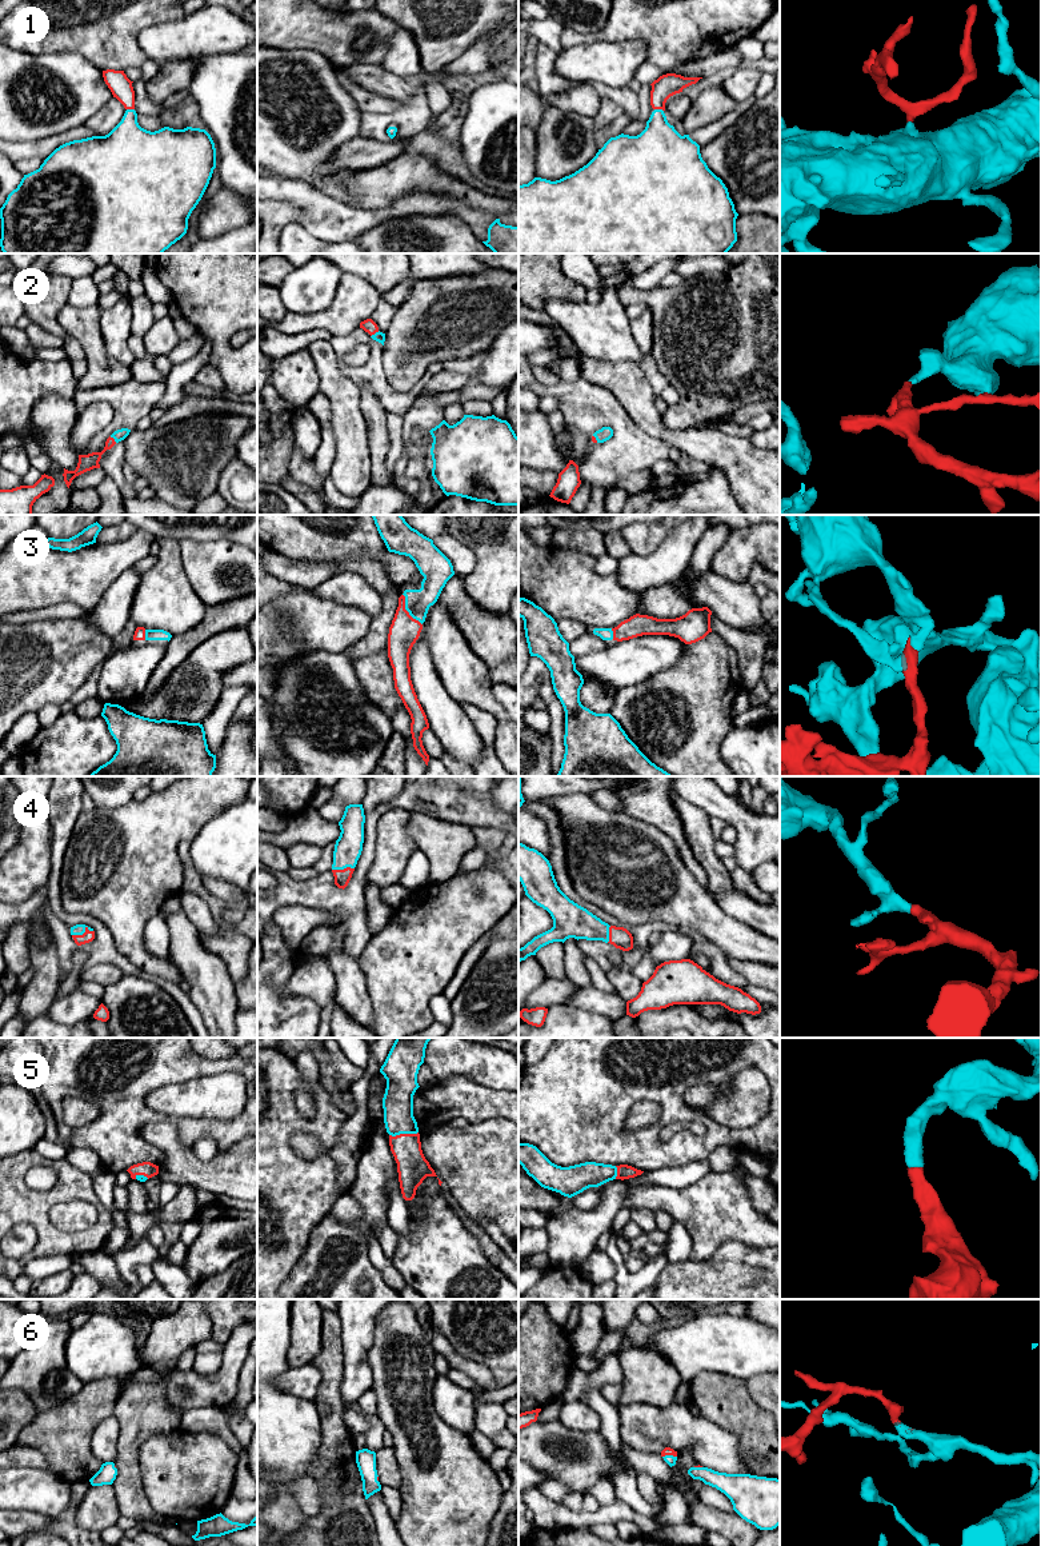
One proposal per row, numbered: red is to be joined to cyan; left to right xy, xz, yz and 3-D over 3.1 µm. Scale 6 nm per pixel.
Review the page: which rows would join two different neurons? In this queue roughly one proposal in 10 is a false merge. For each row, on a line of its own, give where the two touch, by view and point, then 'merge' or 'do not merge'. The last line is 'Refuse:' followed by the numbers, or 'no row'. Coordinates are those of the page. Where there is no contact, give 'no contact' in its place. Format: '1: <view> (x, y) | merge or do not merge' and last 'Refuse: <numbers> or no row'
1: yz (659, 110) | merge
2: xz (376, 332) | merge
3: xz (405, 608) | merge
4: xy (81, 934) | merge
5: xz (403, 1133) | merge
6: yz (669, 1455) | merge
Refuse: no row

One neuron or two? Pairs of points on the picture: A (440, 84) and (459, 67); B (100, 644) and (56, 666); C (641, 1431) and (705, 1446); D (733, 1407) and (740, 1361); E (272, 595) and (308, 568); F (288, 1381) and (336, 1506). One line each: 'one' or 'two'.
A: one
B: one
C: one
D: two
E: two
F: two

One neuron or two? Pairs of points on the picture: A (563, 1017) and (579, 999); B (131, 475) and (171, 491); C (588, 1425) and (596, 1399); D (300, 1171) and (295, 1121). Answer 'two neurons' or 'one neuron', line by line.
A: two neurons
B: two neurons
C: two neurons
D: one neuron

